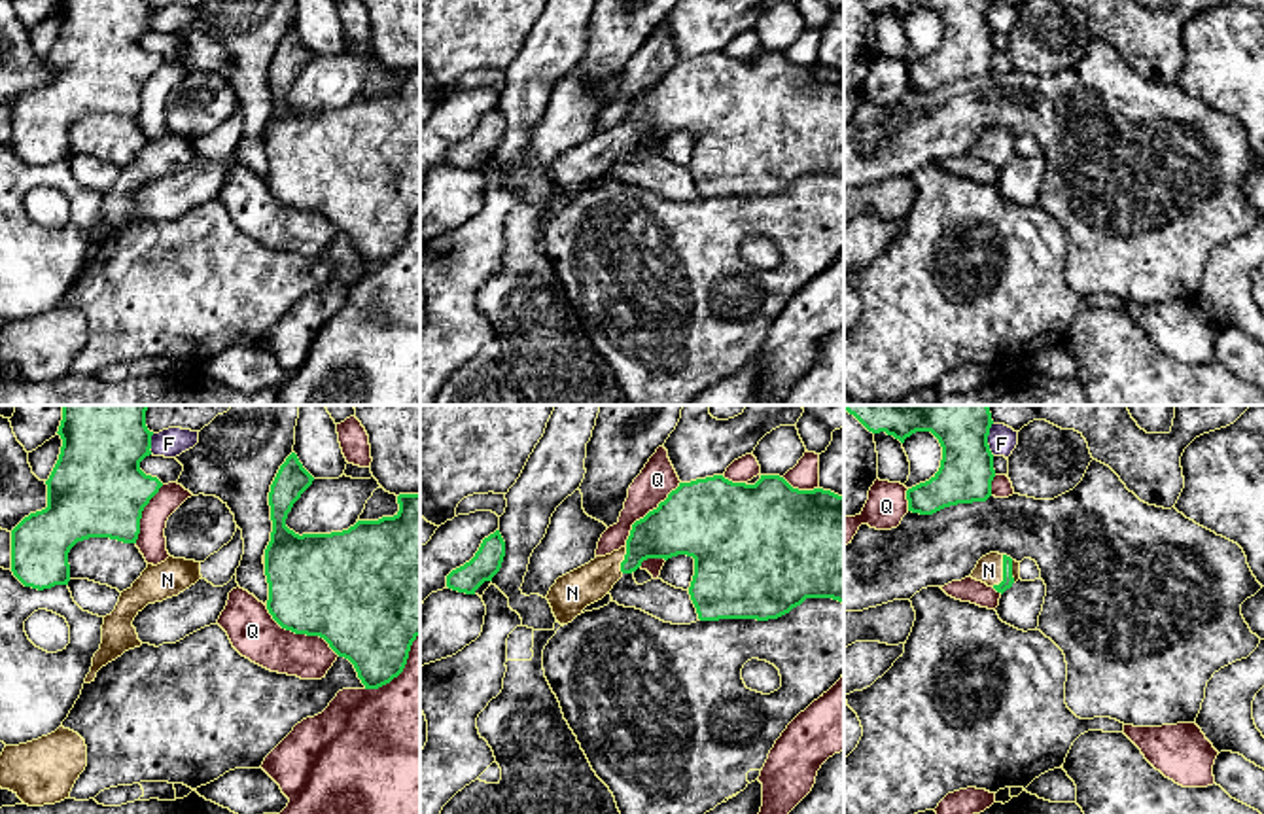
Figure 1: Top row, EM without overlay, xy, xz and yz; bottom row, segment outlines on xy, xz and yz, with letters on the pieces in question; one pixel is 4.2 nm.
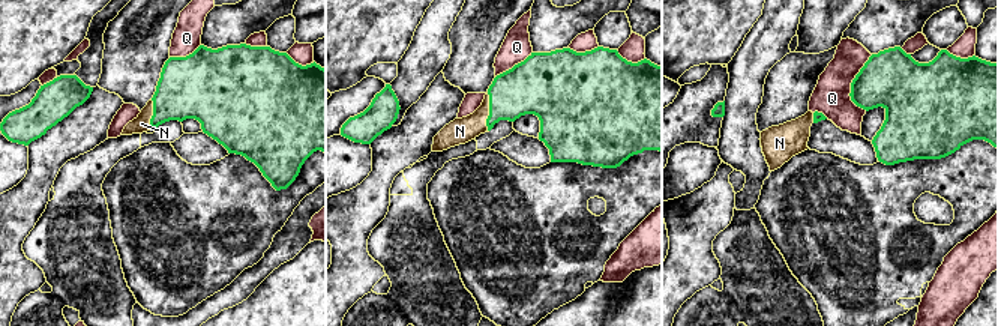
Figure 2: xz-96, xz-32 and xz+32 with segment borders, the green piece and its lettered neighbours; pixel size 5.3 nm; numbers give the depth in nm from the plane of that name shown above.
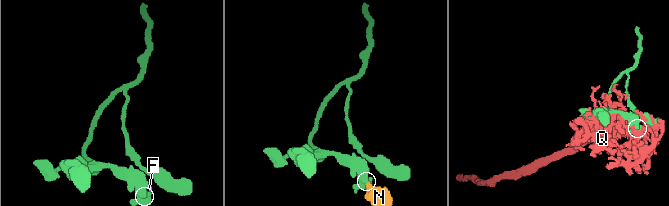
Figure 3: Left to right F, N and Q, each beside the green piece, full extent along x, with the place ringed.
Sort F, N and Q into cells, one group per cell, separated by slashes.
F / N / Q

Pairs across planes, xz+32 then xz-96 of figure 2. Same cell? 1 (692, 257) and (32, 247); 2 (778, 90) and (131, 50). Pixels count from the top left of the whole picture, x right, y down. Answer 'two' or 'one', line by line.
1: two
2: two

